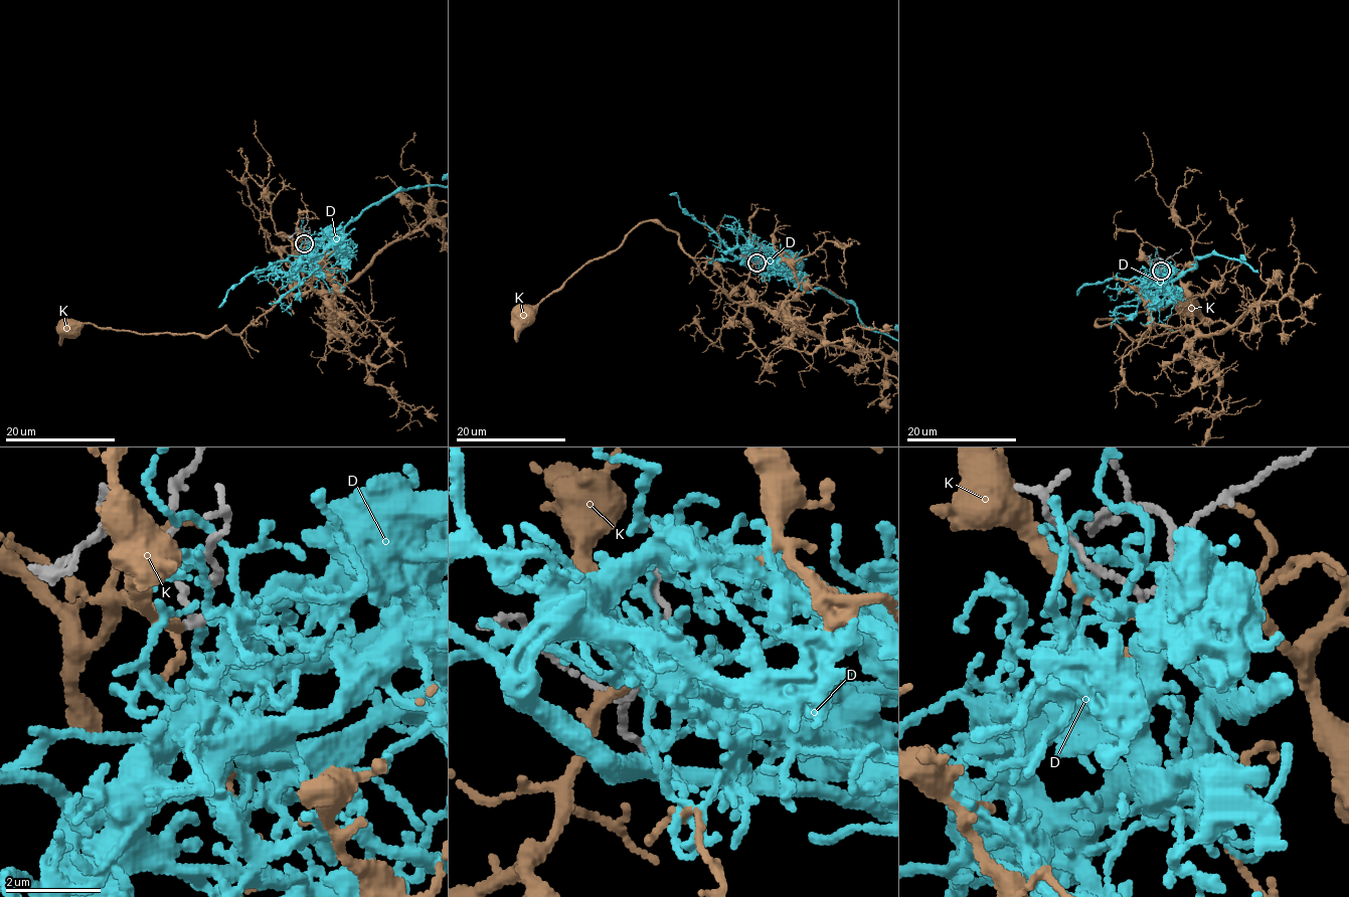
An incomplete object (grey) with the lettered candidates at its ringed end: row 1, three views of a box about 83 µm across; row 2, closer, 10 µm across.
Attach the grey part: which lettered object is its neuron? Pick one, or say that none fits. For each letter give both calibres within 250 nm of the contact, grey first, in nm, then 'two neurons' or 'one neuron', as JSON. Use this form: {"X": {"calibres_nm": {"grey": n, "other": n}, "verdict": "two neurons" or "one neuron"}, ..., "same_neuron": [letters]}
{"D": {"calibres_nm": {"grey": 140, "other": 170}, "verdict": "two neurons"}, "K": {"calibres_nm": {"grey": 120, "other": 180}, "verdict": "two neurons"}, "same_neuron": []}

